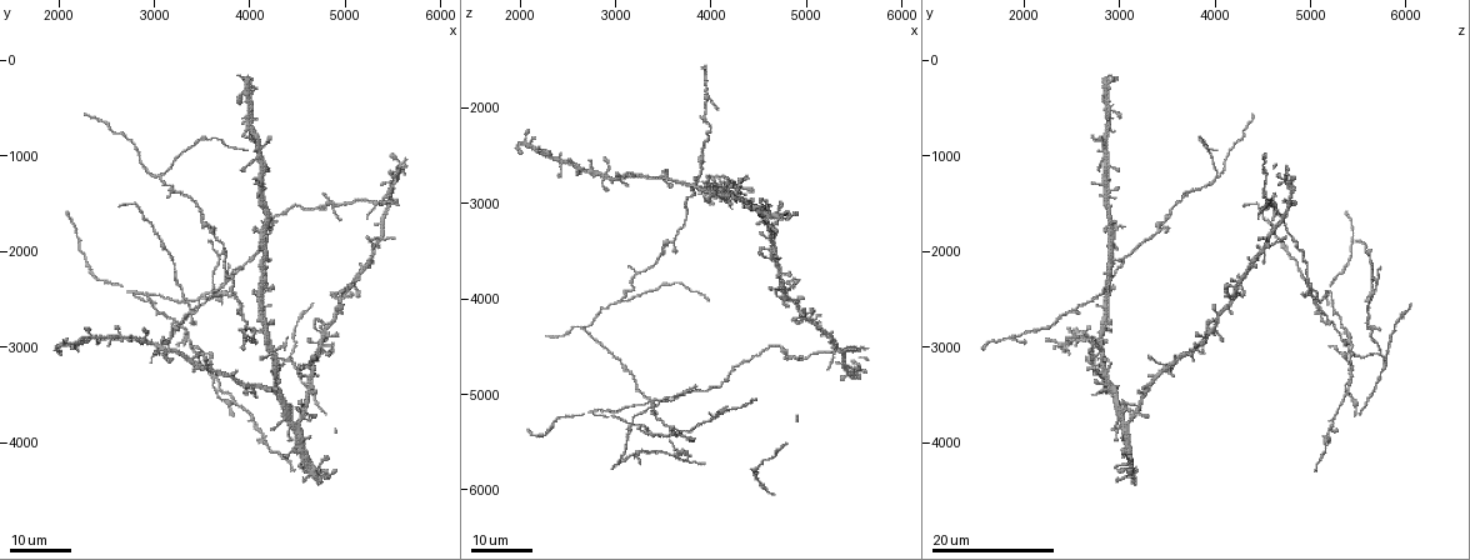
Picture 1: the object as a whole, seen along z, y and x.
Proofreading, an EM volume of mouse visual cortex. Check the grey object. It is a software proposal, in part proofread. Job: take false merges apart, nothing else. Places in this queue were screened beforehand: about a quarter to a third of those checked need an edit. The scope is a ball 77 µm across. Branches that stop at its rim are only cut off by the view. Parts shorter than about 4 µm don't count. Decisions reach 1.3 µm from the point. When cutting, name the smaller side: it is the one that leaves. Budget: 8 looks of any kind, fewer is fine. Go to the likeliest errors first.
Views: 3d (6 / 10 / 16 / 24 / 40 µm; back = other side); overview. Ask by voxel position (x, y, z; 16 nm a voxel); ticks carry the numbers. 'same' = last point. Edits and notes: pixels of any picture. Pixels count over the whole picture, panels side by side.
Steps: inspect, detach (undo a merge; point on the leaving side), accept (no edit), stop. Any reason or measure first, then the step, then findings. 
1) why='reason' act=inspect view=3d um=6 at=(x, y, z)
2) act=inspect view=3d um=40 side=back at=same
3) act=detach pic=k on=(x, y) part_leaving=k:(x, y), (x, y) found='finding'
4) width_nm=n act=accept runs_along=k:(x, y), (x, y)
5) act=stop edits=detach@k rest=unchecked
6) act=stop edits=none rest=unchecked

why='three-way junction' act=inspect view=3d um=24 at=(3040, 1200, 4000)

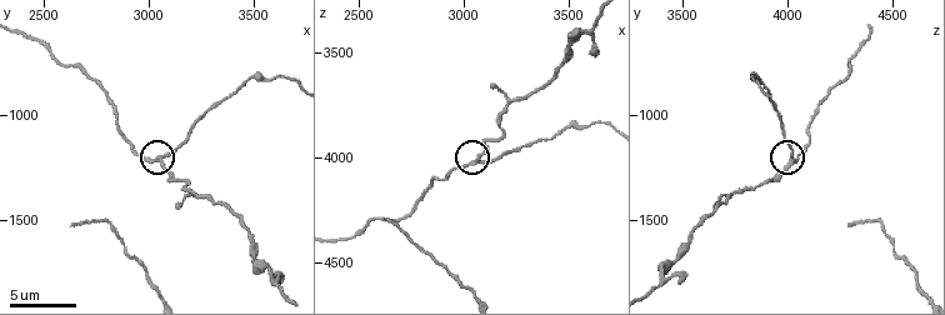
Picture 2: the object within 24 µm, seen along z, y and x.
act=inspect view=3d um=6 at=(3040, 1200, 4020)

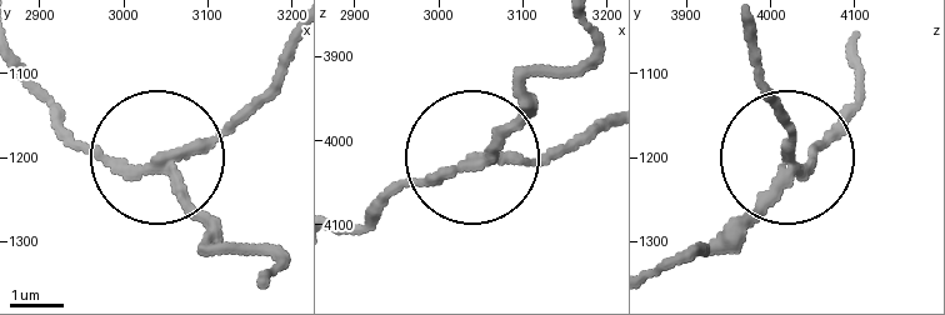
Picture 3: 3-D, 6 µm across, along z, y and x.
arms=3 act=detach pic=3 on=(233, 125) found='two neurons meet here'

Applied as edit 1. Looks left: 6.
act=inspect view=overview

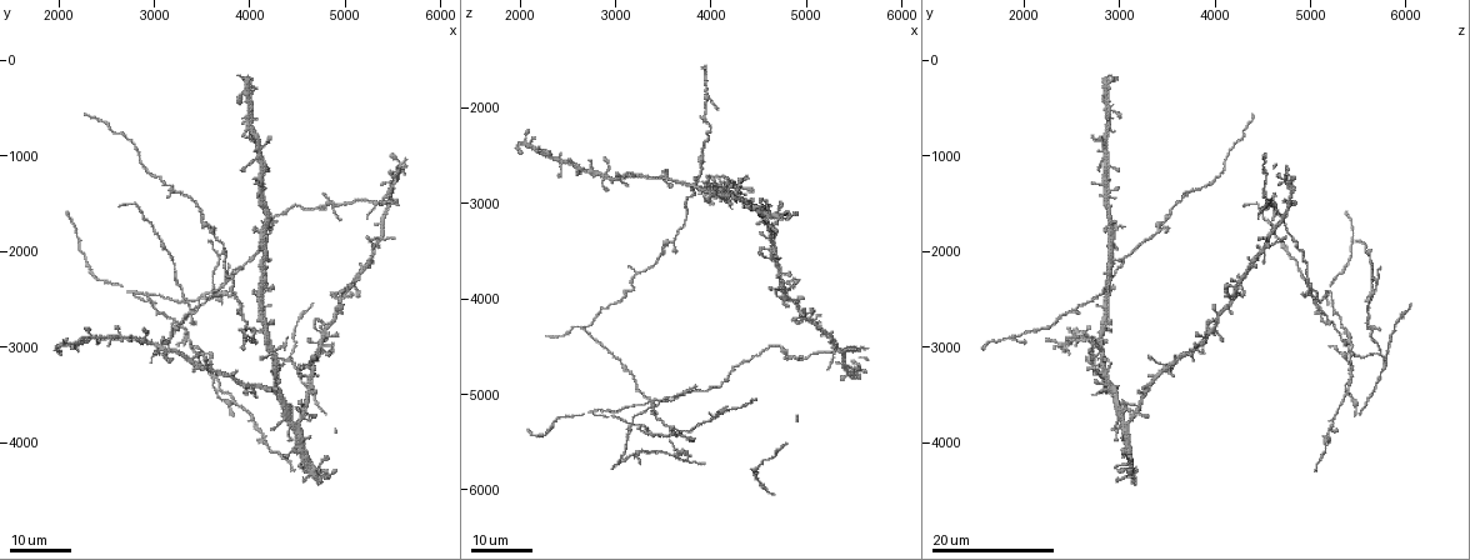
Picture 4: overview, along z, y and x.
why='side arm on a straight run' act=inspect view=3d um=24 at=(3620, 1820, 3380)

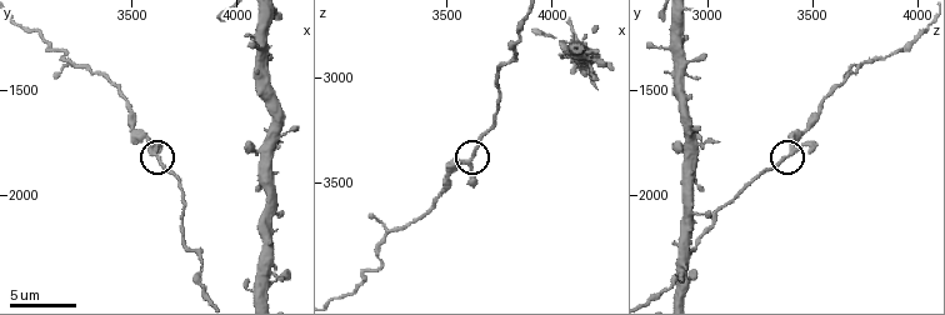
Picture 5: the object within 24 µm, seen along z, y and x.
act=inspect view=3d um=10 at=(3610, 1800, 3390)

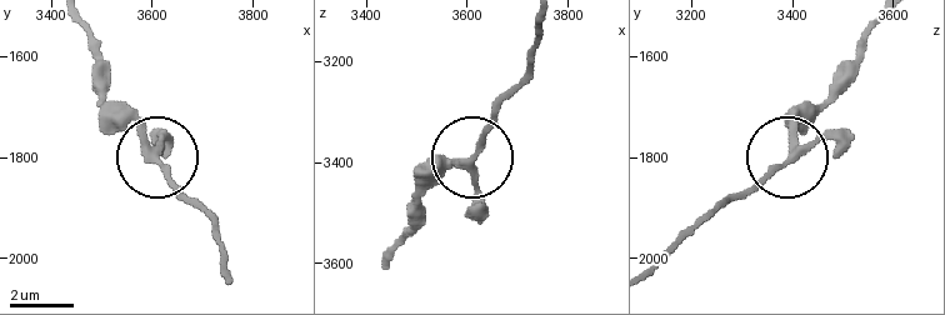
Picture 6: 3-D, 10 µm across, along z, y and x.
act=accept found='continuous, no second neuron'

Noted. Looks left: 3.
why='four or more arms meet' act=inspect view=3d um=16 at=(4640, 3240, 3500)

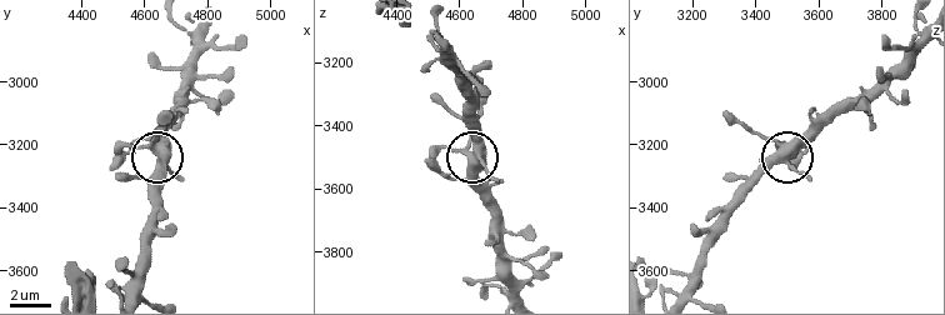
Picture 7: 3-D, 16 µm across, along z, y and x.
why='zoom in' act=inspect view=3d um=6 at=(4640, 3220, 3480)

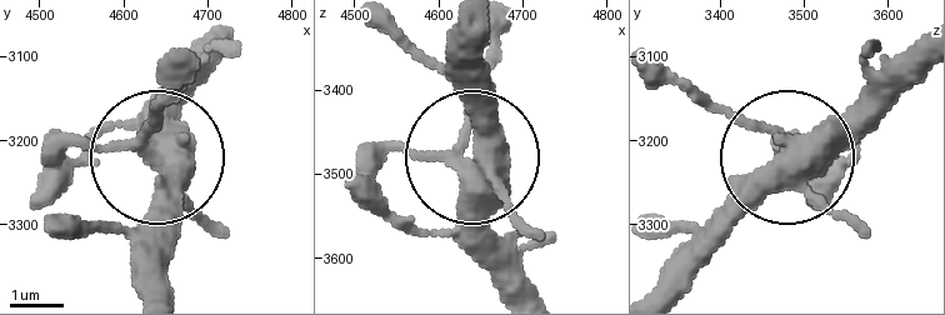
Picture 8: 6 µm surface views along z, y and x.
width_nm=470 act=accept runs_along=8:(209, 35), (160, 143), (169, 63) found='all the same neuron'

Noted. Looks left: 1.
act=stop edits=detach@3 rest=unchecked

